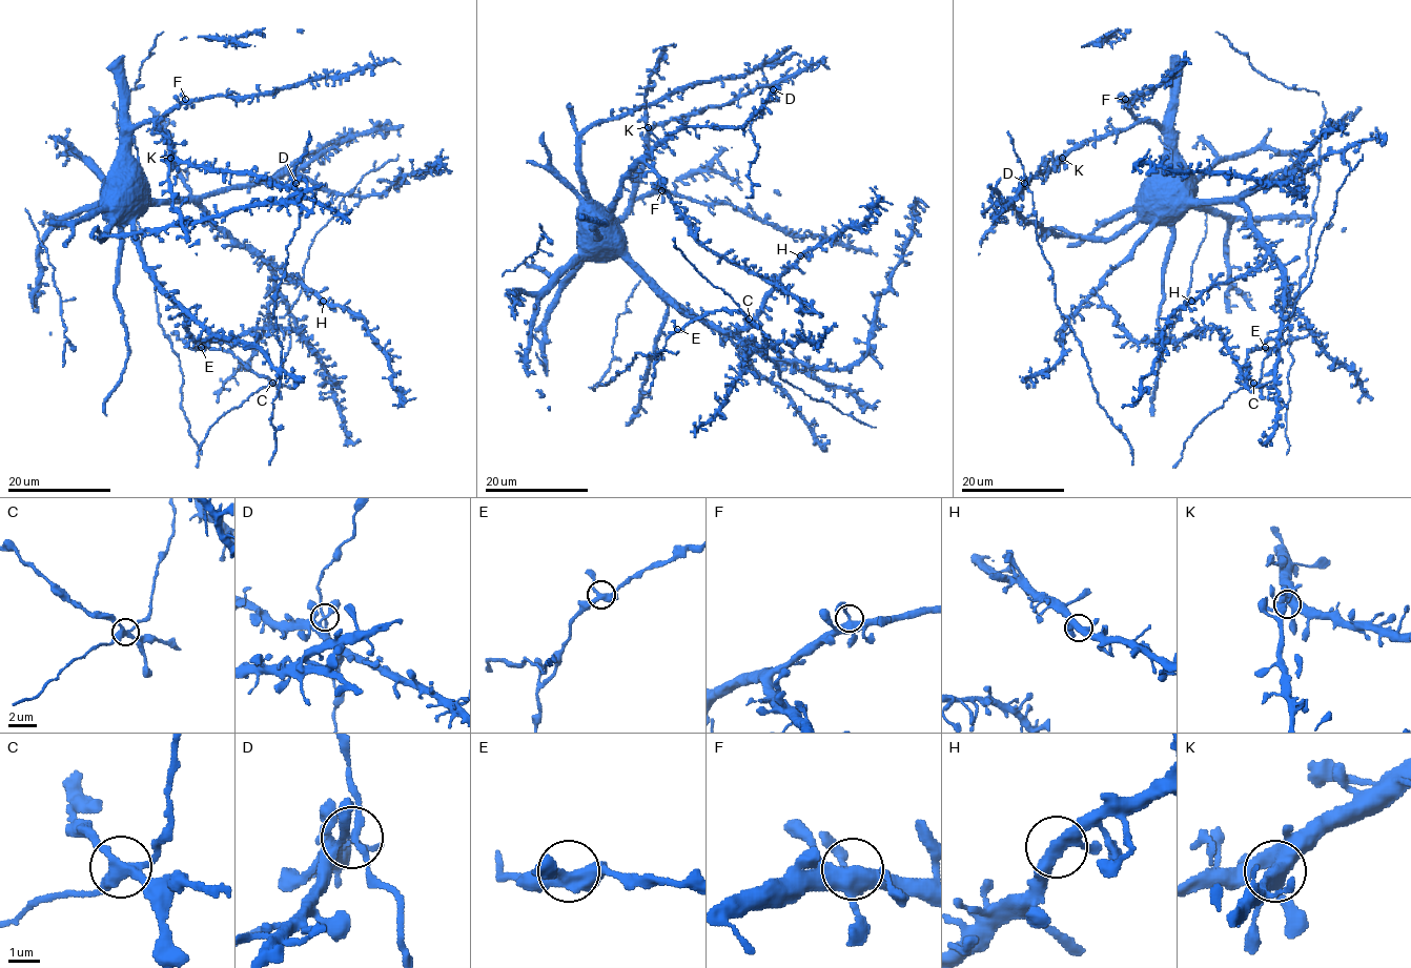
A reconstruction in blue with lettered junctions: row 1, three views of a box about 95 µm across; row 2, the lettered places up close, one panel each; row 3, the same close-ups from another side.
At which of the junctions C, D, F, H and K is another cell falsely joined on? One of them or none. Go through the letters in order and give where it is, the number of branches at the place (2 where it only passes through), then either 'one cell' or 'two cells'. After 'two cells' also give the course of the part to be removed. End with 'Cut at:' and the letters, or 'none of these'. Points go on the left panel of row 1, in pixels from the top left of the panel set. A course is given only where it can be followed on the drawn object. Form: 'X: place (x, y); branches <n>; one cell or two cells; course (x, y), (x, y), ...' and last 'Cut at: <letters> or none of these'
C: place (272, 383); branches 4; two cells; course (272, 383), (250, 372), (230, 352), (189, 347), (176, 332), (170, 332)
D: place (295, 183); branches 4; one cell
F: place (185, 99); branches 4; one cell
H: place (323, 301); branches 3; one cell
K: place (170, 158); branches 4; one cell
Cut at: C

